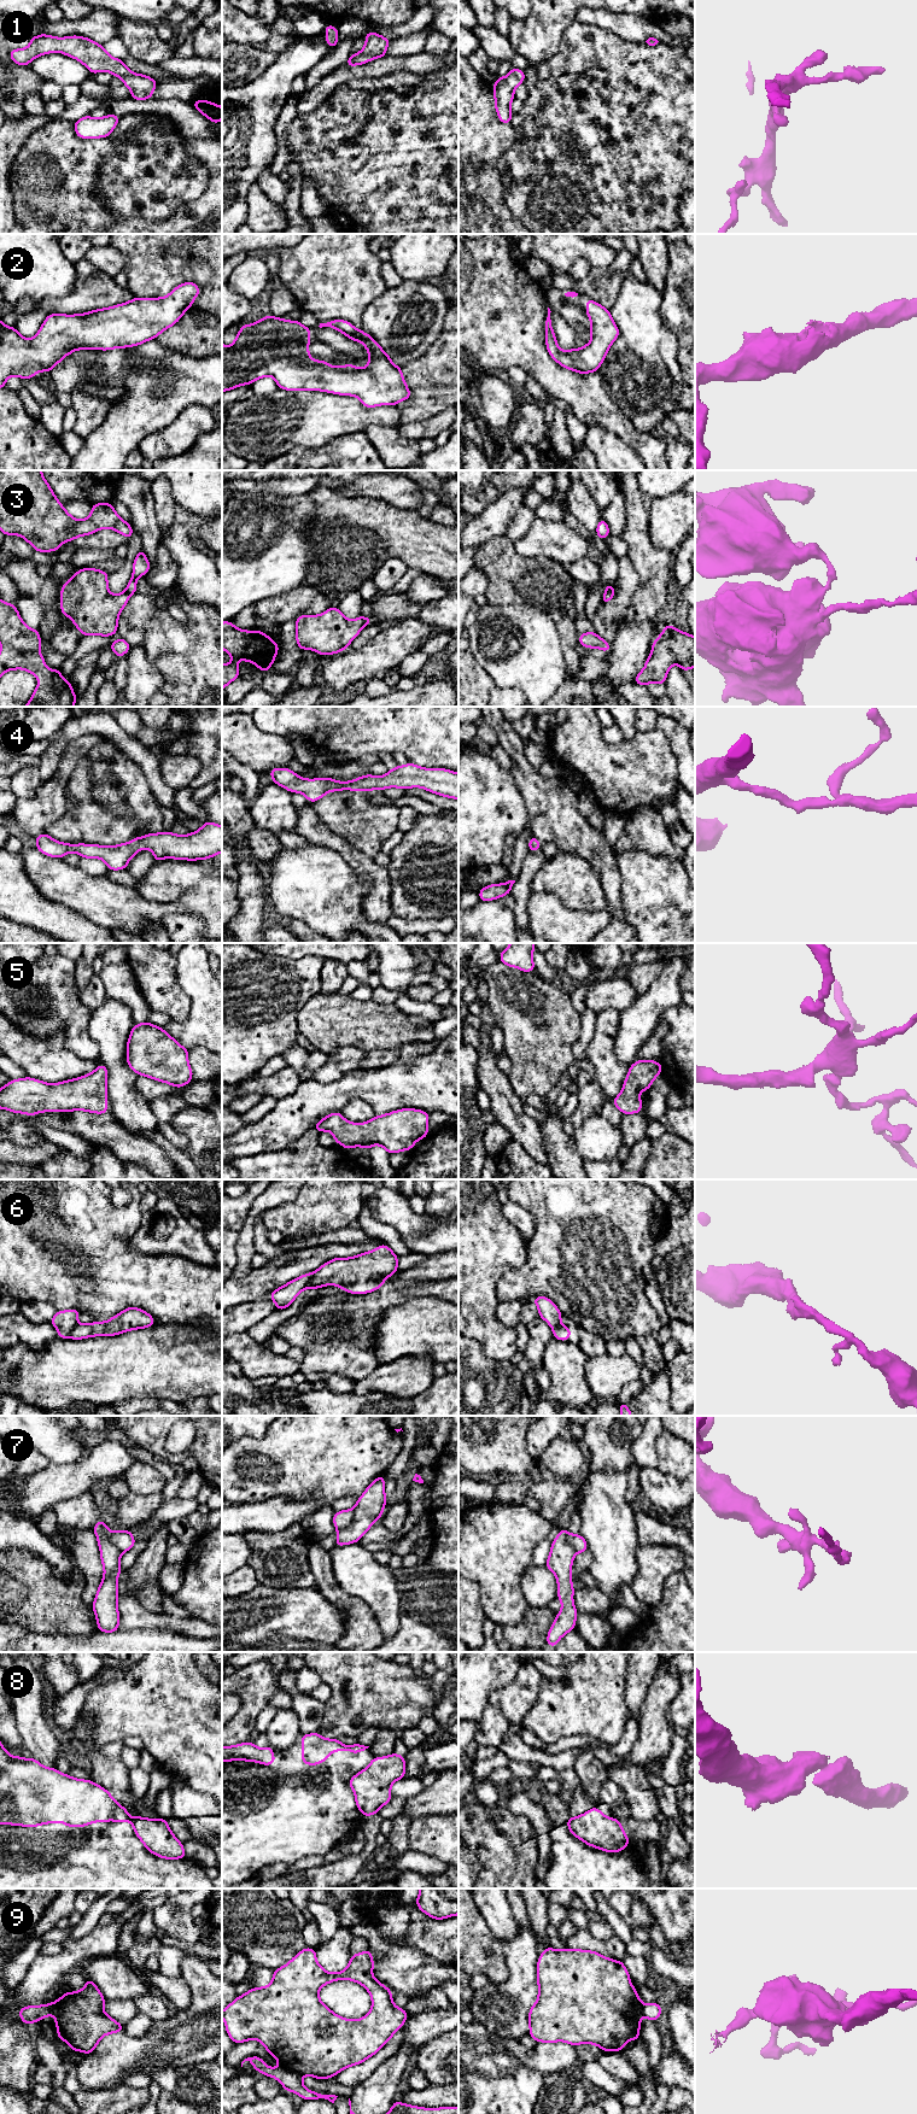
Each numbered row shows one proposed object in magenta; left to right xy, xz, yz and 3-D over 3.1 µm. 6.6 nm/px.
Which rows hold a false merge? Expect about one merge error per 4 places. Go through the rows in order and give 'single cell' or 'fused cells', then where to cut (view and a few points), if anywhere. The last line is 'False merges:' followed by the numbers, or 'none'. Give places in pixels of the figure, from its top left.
1: single cell | no cut
2: single cell | no cut
3: fused cells | xy (126, 590), (128, 593)
4: single cell | no cut
5: single cell | no cut
6: fused cells | xz (314, 1272), (307, 1287)
7: single cell | no cut
8: fused cells | xy (133, 1819), (130, 1821)
9: fused cells | xz (280, 2065), (302, 2076)
False merges: 3, 6, 8, 9

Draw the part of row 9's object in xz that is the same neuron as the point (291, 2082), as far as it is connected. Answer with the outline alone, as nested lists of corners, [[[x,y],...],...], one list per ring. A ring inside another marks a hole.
[[[251,2056],[245,2059],[241,2062],[241,2067],[245,2061],[250,2061],[253,2066],[253,2069],[263,2073],[264,2077],[273,2077],[276,2080],[279,2080],[284,2090],[299,2095],[304,2101],[323,2098],[326,2101],[334,2103],[334,2101],[338,2097],[335,2095],[322,2095],[320,2092],[310,2091],[302,2083],[303,2075],[300,2075],[299,2073],[292,2073],[281,2066],[278,2068],[271,2068],[267,2066],[259,2056]]]

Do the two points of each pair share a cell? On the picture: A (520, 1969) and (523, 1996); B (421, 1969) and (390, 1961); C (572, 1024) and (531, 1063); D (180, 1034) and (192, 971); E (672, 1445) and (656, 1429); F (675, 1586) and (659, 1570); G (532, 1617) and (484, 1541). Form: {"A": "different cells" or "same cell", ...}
{"A": "same cell", "B": "same cell", "C": "same cell", "D": "same cell", "E": "different cells", "F": "different cells", "G": "different cells"}

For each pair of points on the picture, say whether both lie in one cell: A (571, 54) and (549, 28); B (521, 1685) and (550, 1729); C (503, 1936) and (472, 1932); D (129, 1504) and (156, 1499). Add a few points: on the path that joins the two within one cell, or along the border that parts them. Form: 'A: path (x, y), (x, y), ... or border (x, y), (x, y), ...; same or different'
A: border (574, 21), (562, 35), (558, 51), (542, 63); different
B: border (542, 1678), (537, 1699), (521, 1723); different
C: border (479, 1910), (490, 1931), (504, 1944); different
D: path (135, 1504), (150, 1504); same

